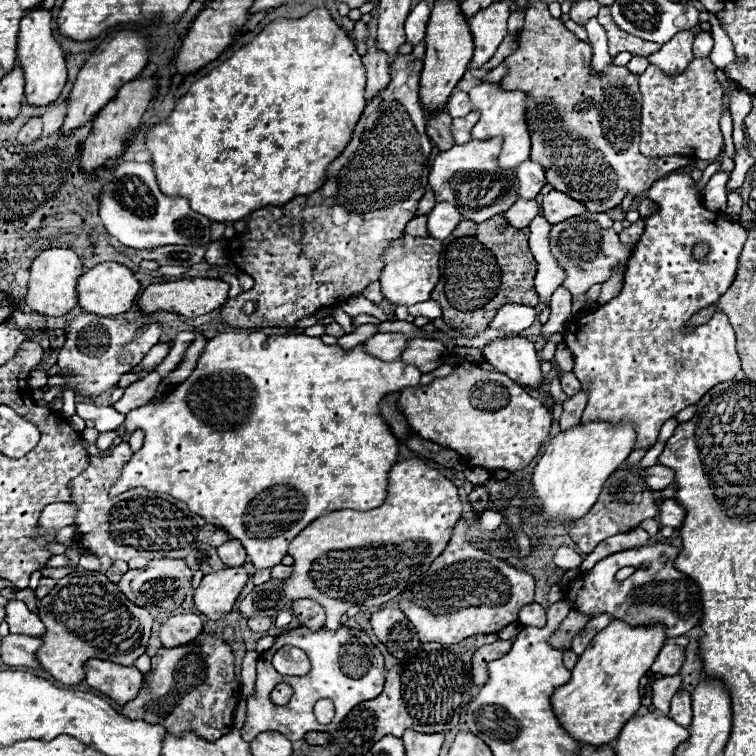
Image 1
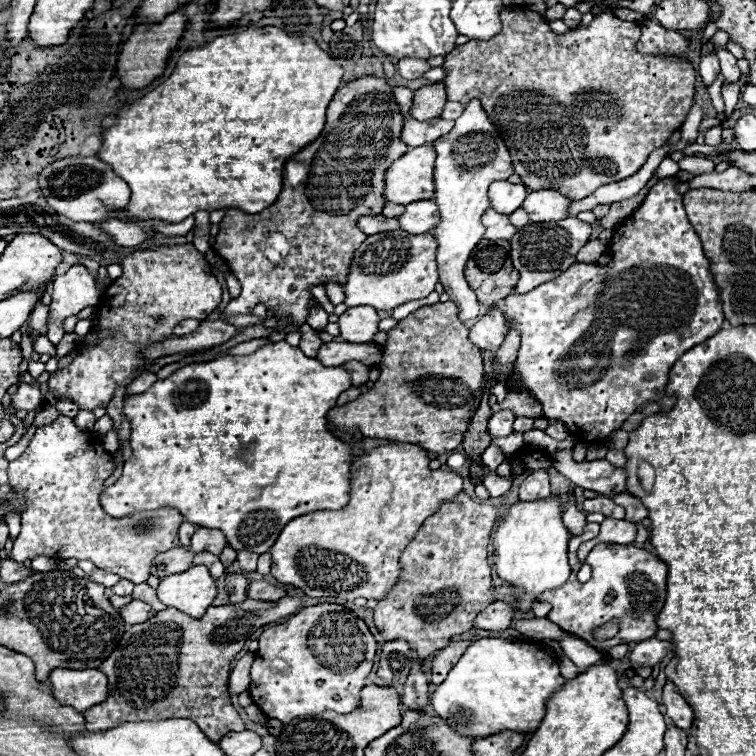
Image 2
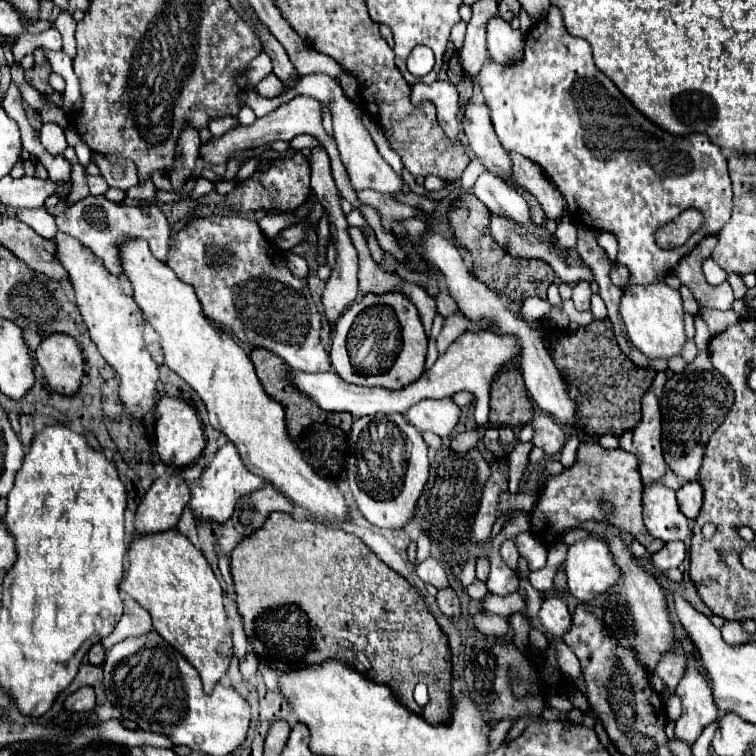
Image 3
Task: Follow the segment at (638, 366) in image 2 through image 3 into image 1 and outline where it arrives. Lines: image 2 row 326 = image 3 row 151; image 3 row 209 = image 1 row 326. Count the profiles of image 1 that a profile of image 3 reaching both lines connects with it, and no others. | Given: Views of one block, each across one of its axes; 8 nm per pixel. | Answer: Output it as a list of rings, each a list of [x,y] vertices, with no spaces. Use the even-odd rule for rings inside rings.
[[[682,172],[682,174],[670,174],[666,178],[660,178],[656,180],[648,190],[646,190],[646,198],[650,198],[658,210],[650,216],[644,218],[644,234],[640,238],[640,242],[634,246],[632,250],[632,256],[628,258],[628,264],[626,264],[626,272],[624,272],[624,288],[622,292],[612,298],[608,304],[602,304],[602,306],[596,306],[596,310],[588,312],[588,314],[578,314],[576,318],[570,320],[568,328],[566,328],[566,334],[564,334],[564,344],[566,348],[572,352],[574,356],[574,374],[576,378],[582,382],[582,390],[588,392],[588,402],[586,402],[586,410],[582,414],[582,424],[588,424],[588,422],[610,422],[610,424],[632,424],[634,430],[636,430],[636,442],[634,442],[634,450],[642,448],[642,450],[650,450],[656,440],[658,440],[658,432],[662,428],[662,424],[670,418],[674,418],[680,410],[696,404],[712,386],[716,386],[718,382],[726,382],[726,380],[732,380],[736,376],[736,372],[740,372],[740,358],[738,358],[738,352],[736,352],[736,336],[734,336],[734,330],[728,322],[728,316],[722,314],[720,310],[716,310],[712,314],[712,318],[706,322],[706,324],[700,324],[696,328],[692,328],[690,332],[686,332],[688,328],[688,320],[700,312],[702,308],[708,308],[708,306],[714,306],[718,304],[720,296],[728,290],[728,286],[732,284],[734,280],[734,274],[736,274],[736,264],[738,264],[738,254],[740,254],[740,248],[744,246],[746,242],[746,230],[744,226],[740,226],[738,222],[730,222],[724,218],[724,214],[718,214],[718,212],[710,212],[704,204],[702,204],[702,198],[700,198],[700,190],[696,188],[694,180],[690,178],[688,172]],[[698,242],[708,242],[710,244],[710,254],[704,258],[704,260],[692,260],[692,246],[698,244]]]

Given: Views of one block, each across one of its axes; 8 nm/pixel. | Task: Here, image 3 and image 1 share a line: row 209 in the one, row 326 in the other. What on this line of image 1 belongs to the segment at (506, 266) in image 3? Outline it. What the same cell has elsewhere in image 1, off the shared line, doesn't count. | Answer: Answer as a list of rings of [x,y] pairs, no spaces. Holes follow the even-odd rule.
[[[492,216],[482,224],[462,220],[442,244],[440,280],[432,290],[432,300],[442,306],[442,318],[450,328],[474,336],[488,328],[492,314],[496,314],[500,306],[538,304],[534,290],[536,260],[528,248],[528,228],[512,230],[504,216]]]

